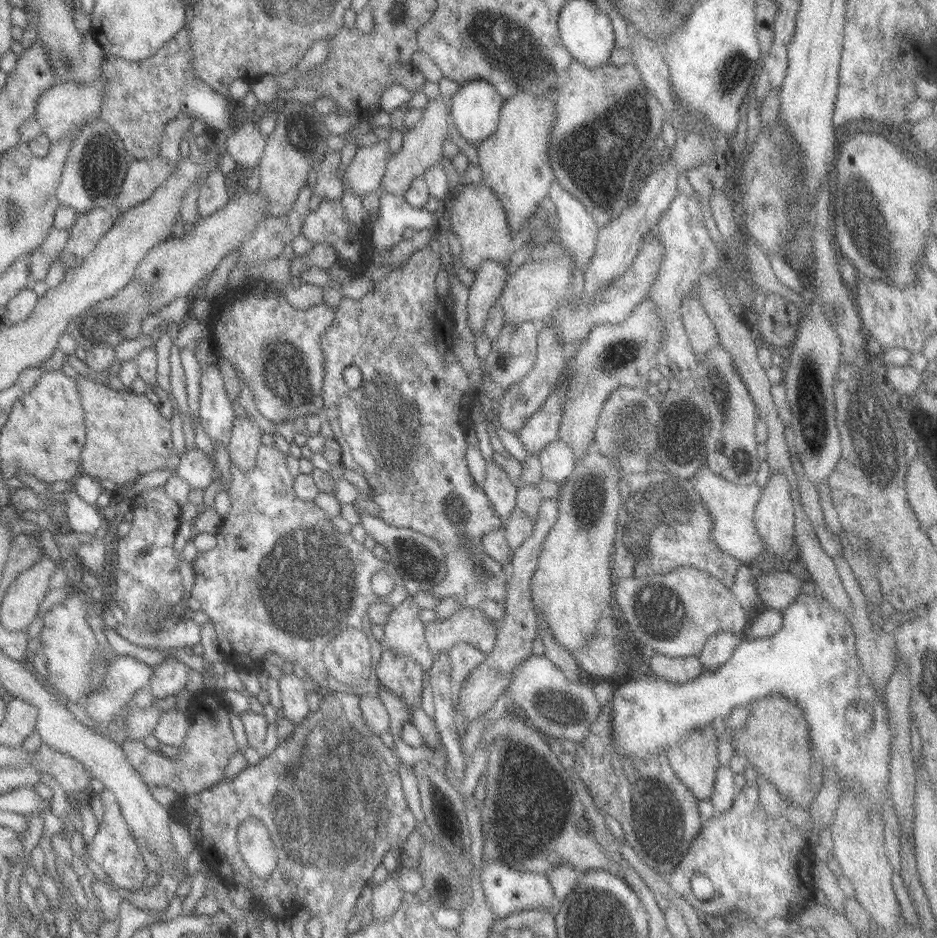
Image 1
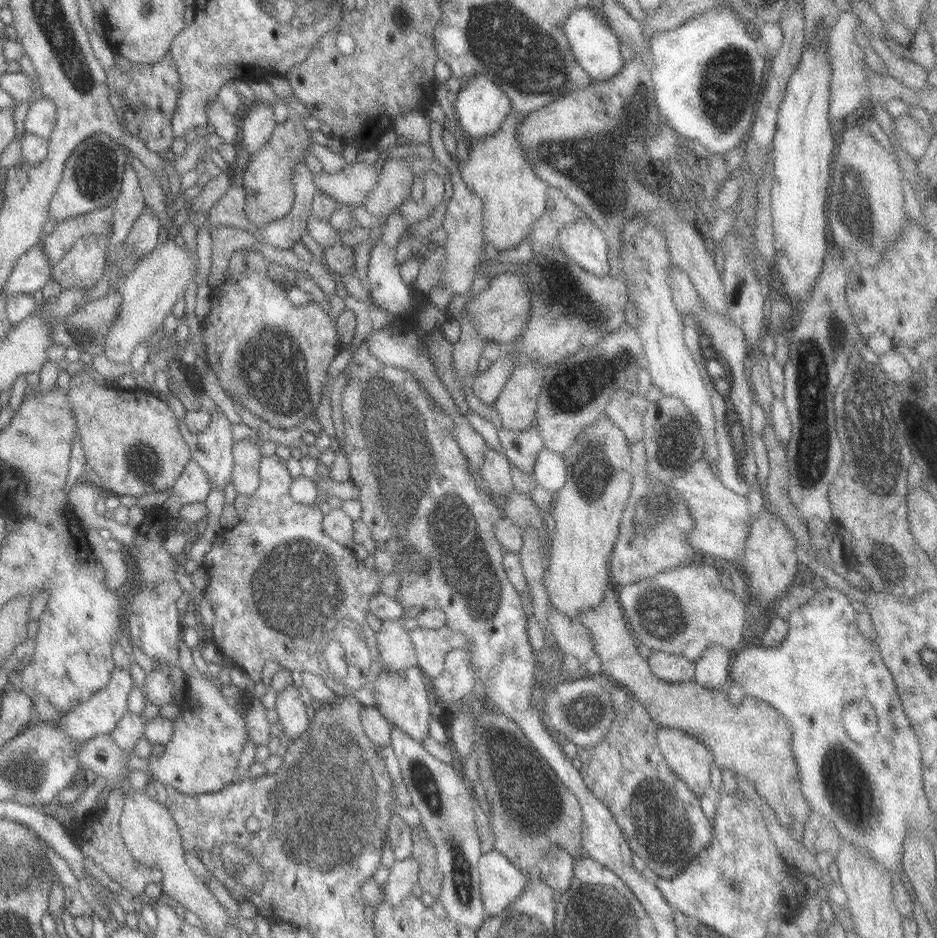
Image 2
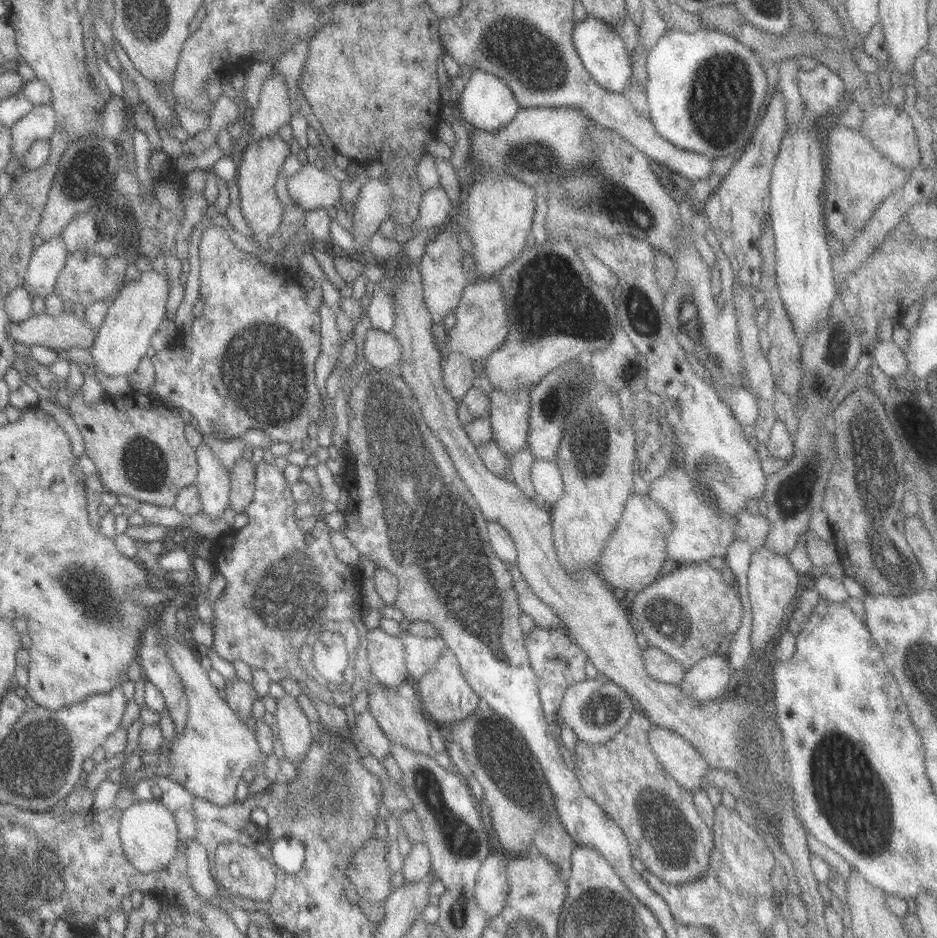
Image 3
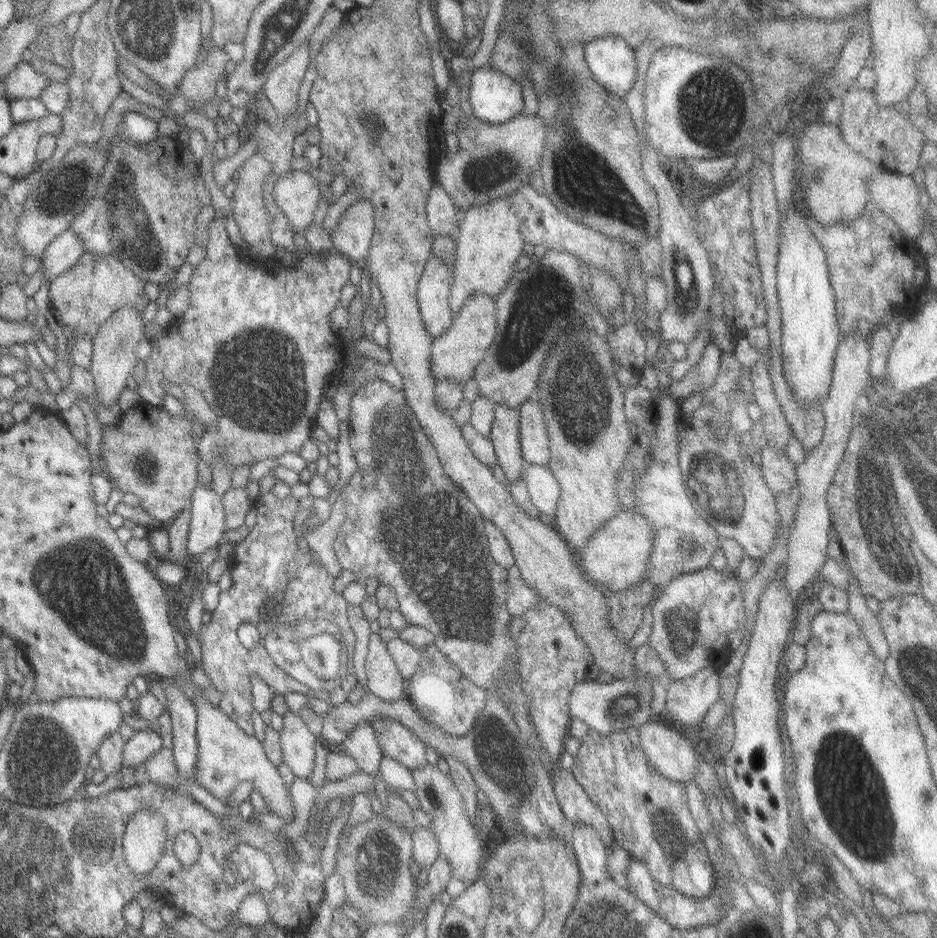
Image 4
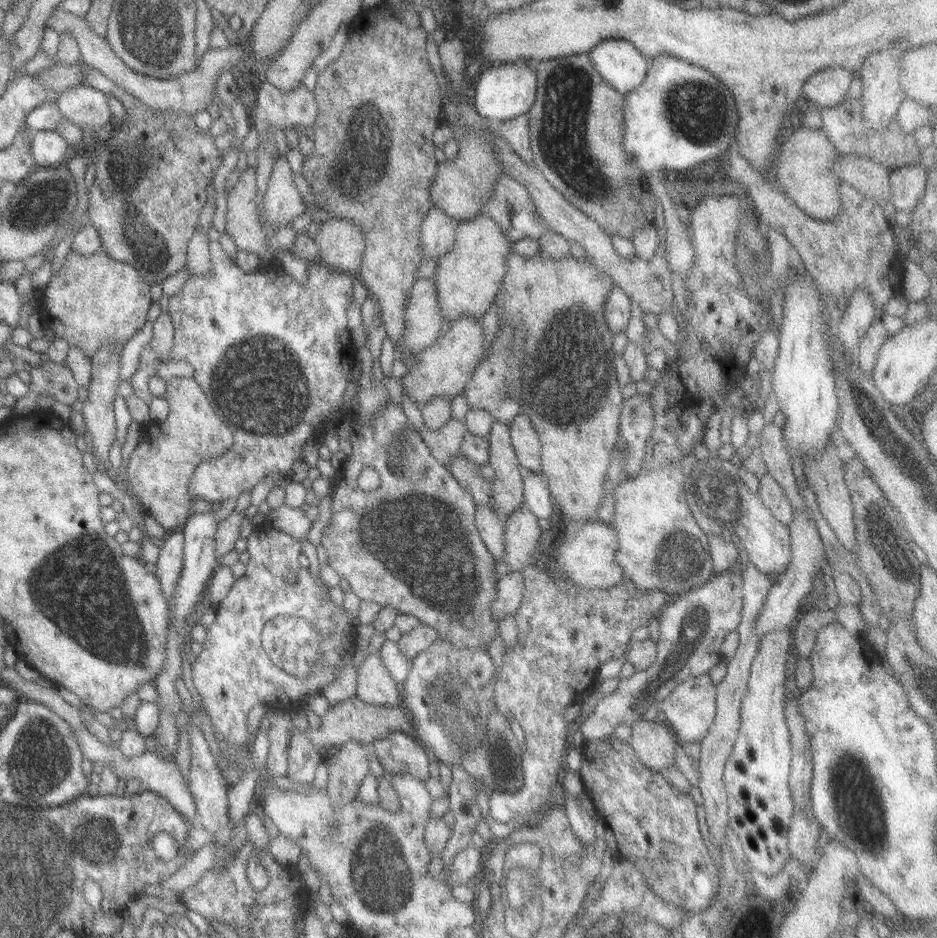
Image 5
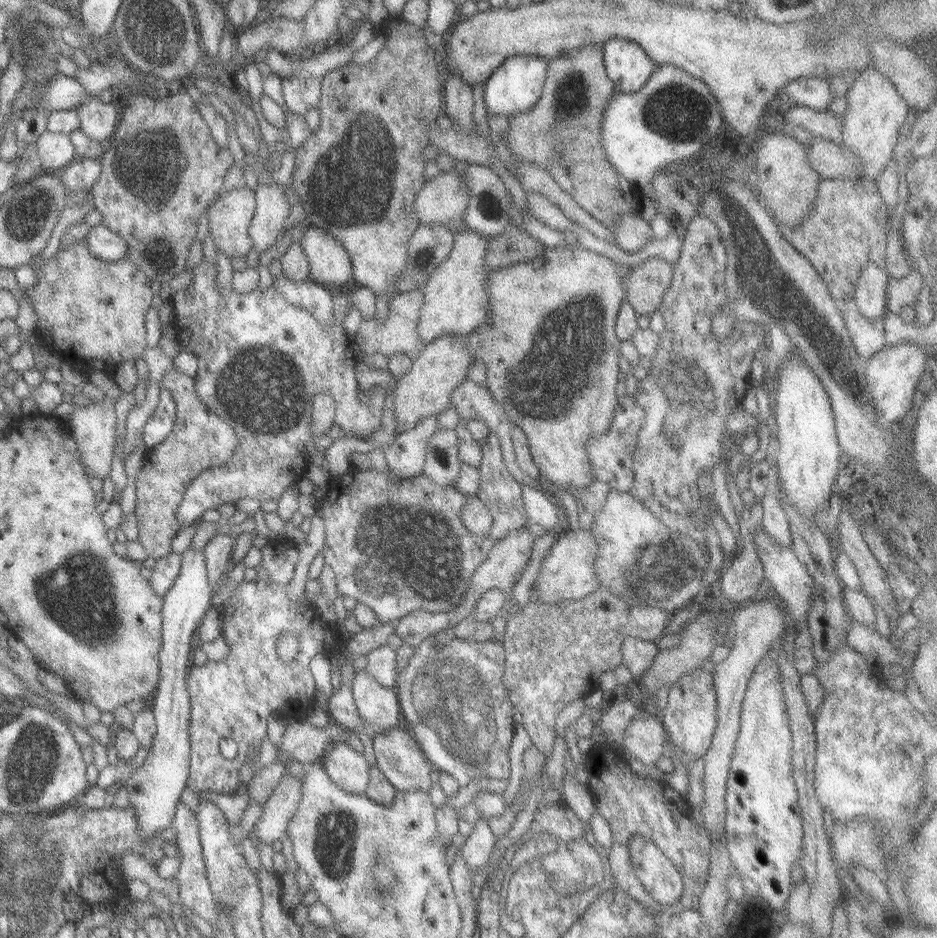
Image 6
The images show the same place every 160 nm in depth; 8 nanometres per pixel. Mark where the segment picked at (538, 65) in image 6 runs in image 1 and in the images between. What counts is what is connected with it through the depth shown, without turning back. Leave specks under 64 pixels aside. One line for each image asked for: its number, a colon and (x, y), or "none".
1: (474, 108)
2: (480, 107)
3: (486, 103)
4: (494, 98)
5: (500, 93)

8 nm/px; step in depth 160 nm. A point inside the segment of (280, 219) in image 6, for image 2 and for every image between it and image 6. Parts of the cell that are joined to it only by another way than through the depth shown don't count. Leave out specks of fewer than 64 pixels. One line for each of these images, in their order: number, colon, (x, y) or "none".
2: (349, 185)
3: (310, 187)
4: (295, 193)
5: (280, 203)

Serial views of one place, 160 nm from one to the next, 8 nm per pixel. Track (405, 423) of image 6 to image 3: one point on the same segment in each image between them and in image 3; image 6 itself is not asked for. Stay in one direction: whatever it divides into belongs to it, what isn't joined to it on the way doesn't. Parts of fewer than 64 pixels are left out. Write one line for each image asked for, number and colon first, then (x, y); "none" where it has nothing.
3: (480, 325)
4: (453, 355)
5: (442, 369)

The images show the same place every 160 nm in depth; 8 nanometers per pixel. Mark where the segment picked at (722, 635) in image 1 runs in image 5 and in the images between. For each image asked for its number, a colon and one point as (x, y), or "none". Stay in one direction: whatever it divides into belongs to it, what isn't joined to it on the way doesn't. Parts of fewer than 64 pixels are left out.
2: (711, 668)
3: (706, 680)
4: (687, 700)
5: (688, 709)

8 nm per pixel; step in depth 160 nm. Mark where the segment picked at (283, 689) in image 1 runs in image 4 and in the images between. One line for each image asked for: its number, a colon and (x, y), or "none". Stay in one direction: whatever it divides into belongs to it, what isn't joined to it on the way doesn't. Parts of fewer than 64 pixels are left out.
2: (290, 710)
3: (293, 735)
4: (296, 743)

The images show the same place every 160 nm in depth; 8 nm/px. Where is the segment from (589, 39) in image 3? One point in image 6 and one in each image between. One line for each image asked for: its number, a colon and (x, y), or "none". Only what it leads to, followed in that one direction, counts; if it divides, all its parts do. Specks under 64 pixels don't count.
4: (611, 63)
5: (616, 61)
6: (628, 67)

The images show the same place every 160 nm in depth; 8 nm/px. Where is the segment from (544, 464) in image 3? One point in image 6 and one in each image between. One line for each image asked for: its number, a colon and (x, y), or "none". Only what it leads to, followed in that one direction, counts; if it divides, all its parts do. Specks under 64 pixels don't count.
4: (543, 491)
5: (535, 497)
6: (538, 509)

